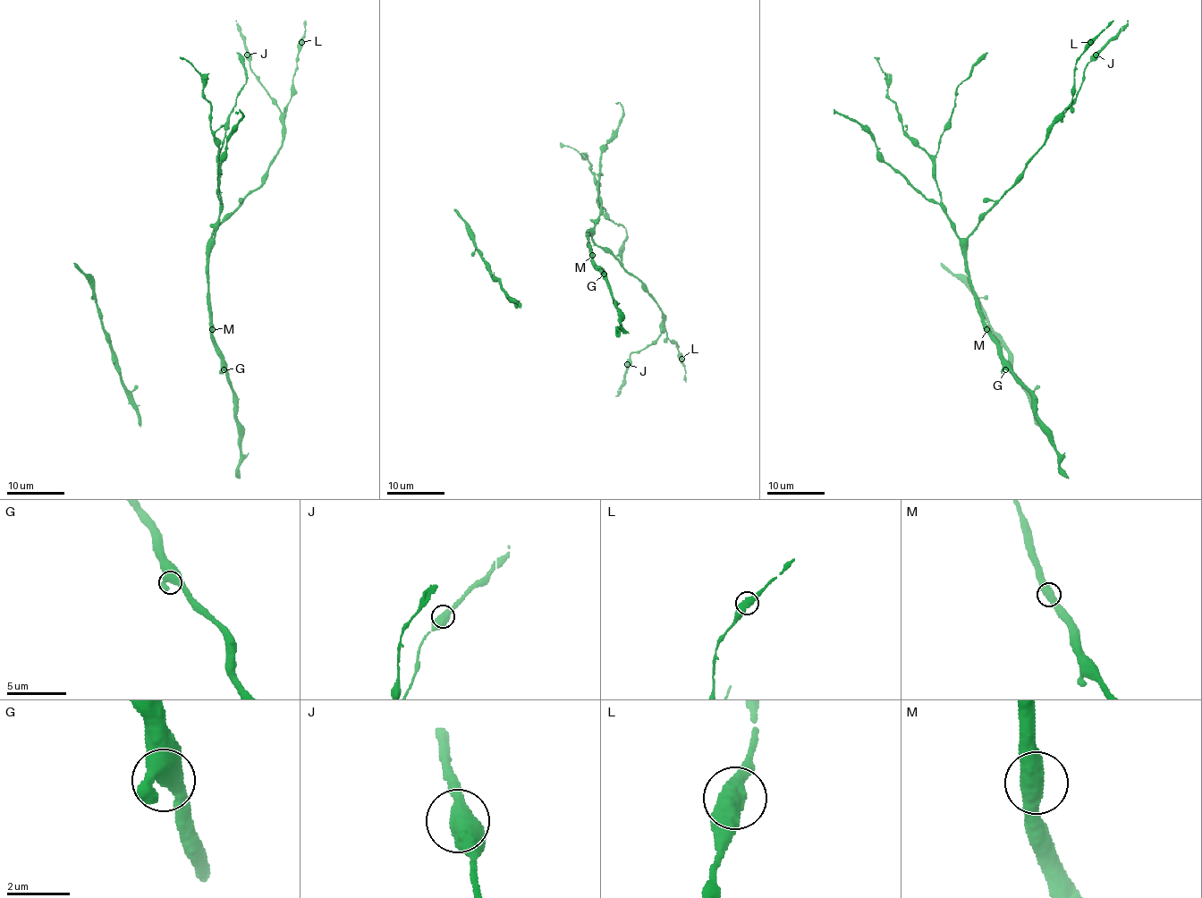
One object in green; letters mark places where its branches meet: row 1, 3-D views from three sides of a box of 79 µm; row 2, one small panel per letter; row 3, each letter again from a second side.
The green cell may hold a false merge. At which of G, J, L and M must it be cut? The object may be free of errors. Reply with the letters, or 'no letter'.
no letter

